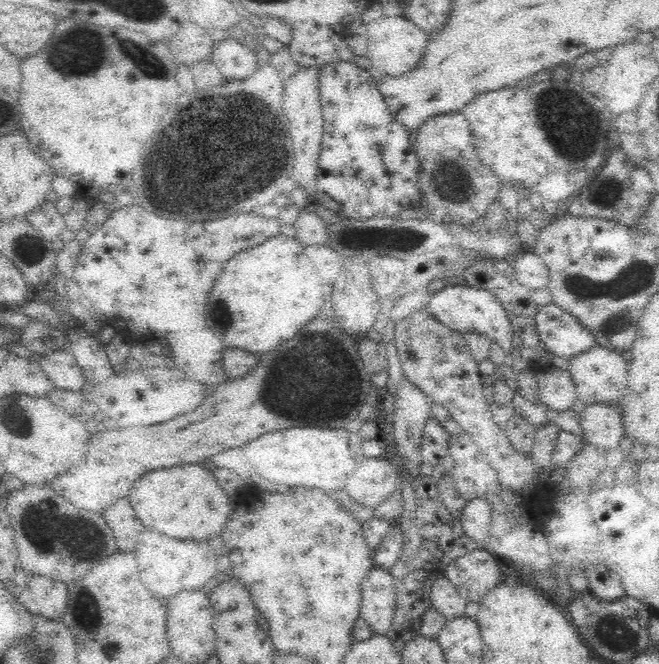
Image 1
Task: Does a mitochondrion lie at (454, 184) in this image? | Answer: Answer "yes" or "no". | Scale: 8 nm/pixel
yes

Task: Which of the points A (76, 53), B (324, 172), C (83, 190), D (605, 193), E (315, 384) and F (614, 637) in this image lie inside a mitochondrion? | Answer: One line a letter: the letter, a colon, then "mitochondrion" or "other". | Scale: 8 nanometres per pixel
A: mitochondrion
B: other
C: other
D: mitochondrion
E: mitochondrion
F: mitochondrion

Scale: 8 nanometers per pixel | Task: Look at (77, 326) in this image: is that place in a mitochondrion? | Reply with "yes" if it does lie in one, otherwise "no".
no

